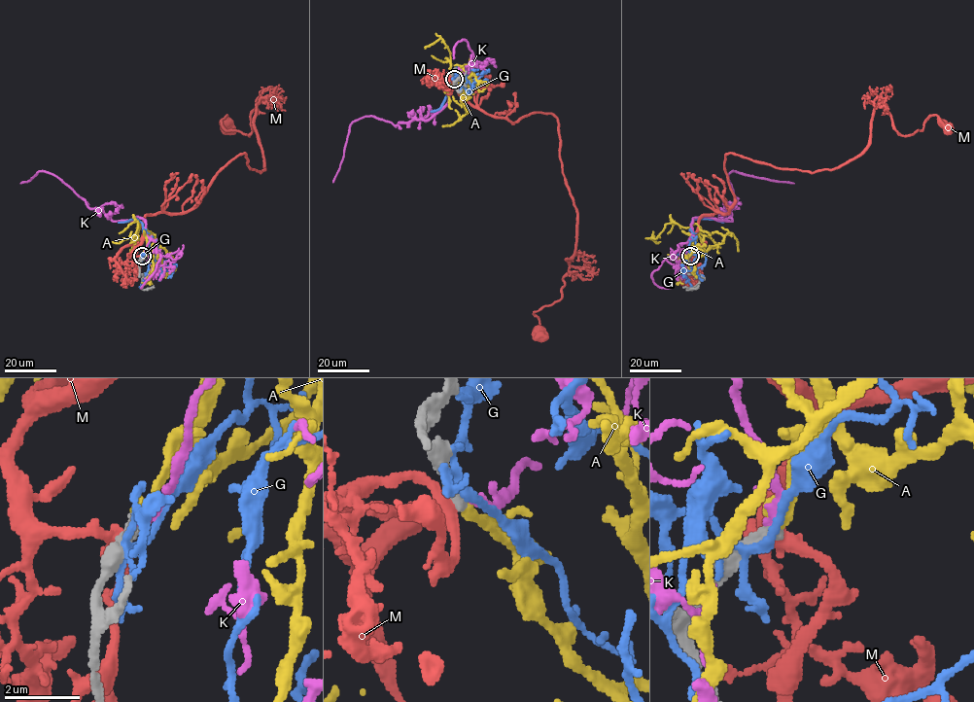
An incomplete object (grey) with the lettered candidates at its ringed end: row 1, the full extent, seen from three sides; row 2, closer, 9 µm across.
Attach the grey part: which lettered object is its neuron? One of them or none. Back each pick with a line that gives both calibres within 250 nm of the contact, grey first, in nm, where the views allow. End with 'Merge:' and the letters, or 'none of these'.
A: 400/400 nm
Merge: A

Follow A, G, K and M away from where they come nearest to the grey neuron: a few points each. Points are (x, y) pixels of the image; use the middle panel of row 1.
A: (454, 78), (468, 96), (465, 102), (467, 112), (450, 77), (447, 47), (441, 39), (425, 49)
G: (453, 76), (462, 87), (469, 76), (468, 93), (466, 74), (469, 69), (478, 69)
K: (454, 78), (463, 76), (454, 82), (448, 102), (426, 120), (394, 125), (366, 116), (351, 123), (332, 182)
M: (453, 78), (487, 114), (556, 118), (576, 243), (562, 298), (534, 312), (541, 335)

